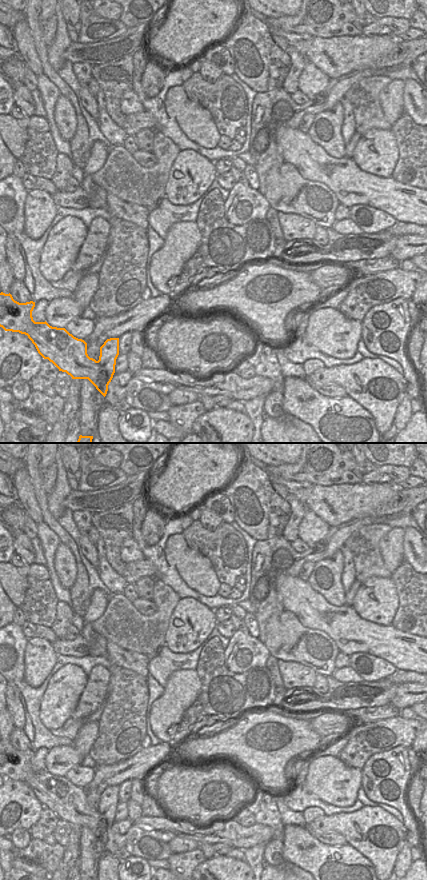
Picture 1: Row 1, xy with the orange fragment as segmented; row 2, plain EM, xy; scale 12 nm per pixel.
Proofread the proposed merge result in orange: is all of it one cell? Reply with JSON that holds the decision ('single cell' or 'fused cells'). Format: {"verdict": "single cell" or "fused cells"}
{"verdict": "fused cells"}

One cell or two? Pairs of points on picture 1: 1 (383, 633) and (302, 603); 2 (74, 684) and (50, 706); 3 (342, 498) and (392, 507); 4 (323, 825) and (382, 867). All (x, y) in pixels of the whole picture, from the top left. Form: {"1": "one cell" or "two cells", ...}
{"1": "one cell", "2": "one cell", "3": "one cell", "4": "one cell"}

